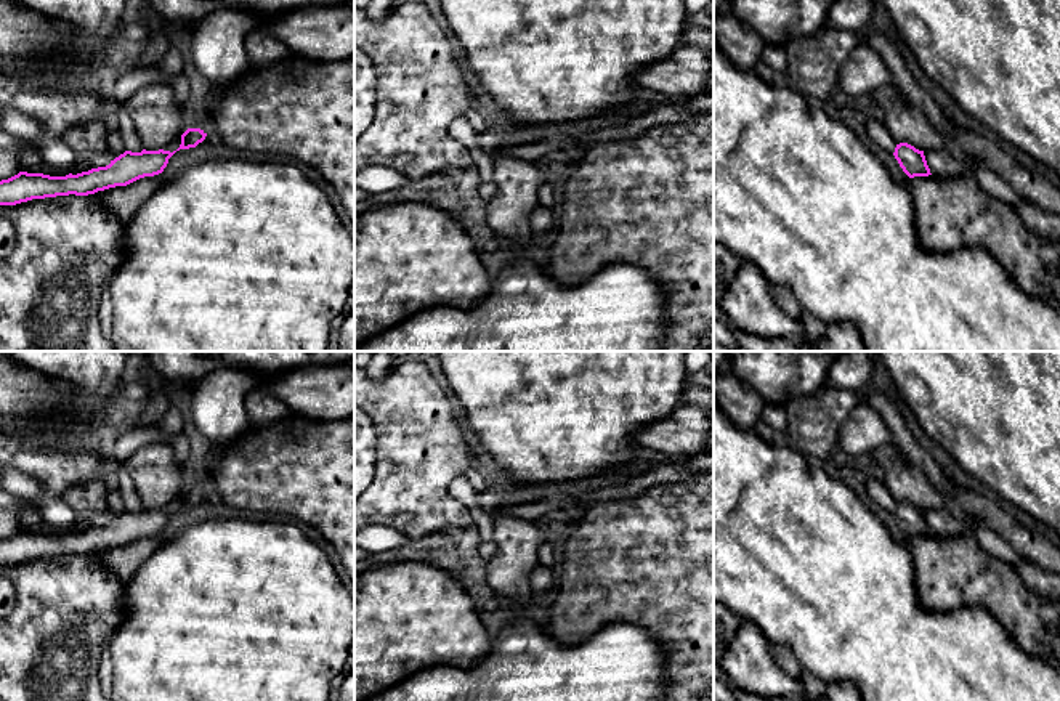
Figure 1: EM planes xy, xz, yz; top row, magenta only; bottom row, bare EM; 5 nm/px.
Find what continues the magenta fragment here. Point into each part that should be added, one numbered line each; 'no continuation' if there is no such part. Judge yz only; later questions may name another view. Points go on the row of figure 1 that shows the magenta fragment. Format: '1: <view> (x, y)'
no continuation

